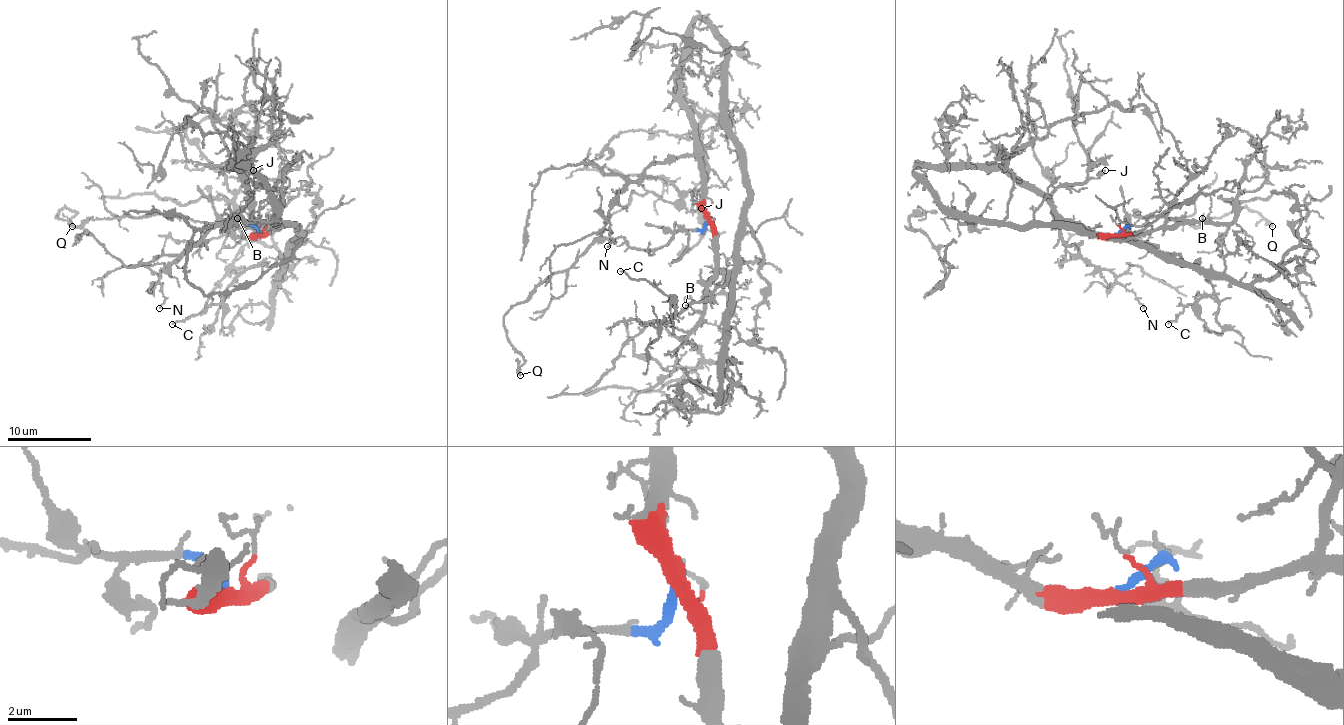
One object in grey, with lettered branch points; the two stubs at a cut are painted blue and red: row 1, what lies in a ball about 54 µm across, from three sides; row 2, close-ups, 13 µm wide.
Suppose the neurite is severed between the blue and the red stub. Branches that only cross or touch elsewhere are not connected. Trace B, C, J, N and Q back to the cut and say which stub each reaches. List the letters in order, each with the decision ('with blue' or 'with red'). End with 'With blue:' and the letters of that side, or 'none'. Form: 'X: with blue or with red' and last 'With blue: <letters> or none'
B: with red
C: with red
J: with red
N: with red
Q: with blue
With blue: Q

